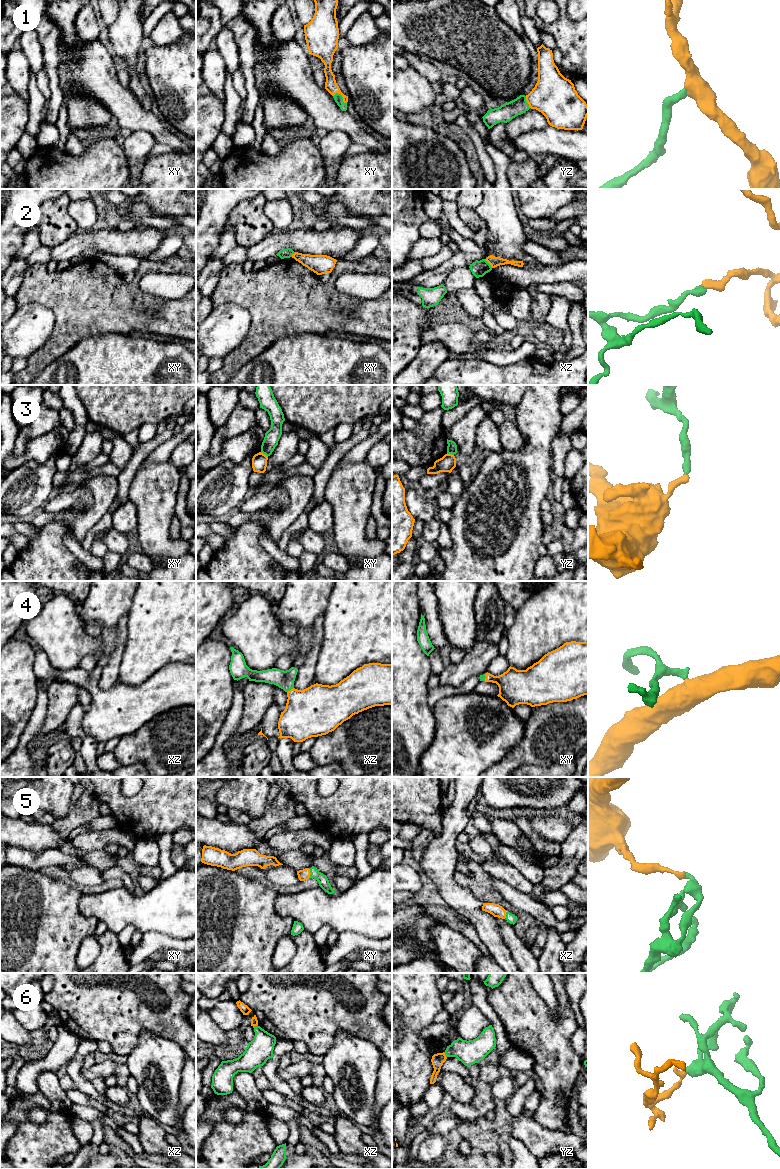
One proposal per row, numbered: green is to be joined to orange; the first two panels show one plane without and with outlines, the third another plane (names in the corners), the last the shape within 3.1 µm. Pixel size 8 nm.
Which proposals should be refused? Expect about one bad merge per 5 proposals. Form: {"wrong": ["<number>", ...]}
{"wrong": ["2", "3", "6"]}

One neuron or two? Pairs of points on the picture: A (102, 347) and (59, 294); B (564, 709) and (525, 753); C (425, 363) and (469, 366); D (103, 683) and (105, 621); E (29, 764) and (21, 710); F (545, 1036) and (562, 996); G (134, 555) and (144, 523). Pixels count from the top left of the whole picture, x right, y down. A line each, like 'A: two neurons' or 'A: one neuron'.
A: two neurons
B: one neuron
C: two neurons
D: two neurons
E: two neurons
F: one neuron
G: two neurons

